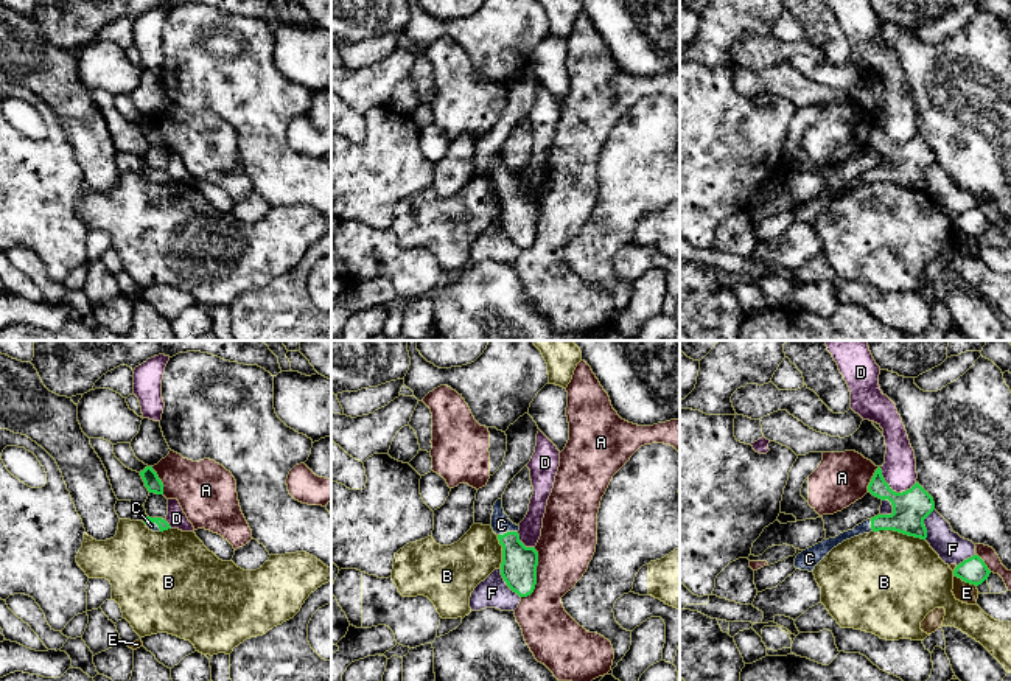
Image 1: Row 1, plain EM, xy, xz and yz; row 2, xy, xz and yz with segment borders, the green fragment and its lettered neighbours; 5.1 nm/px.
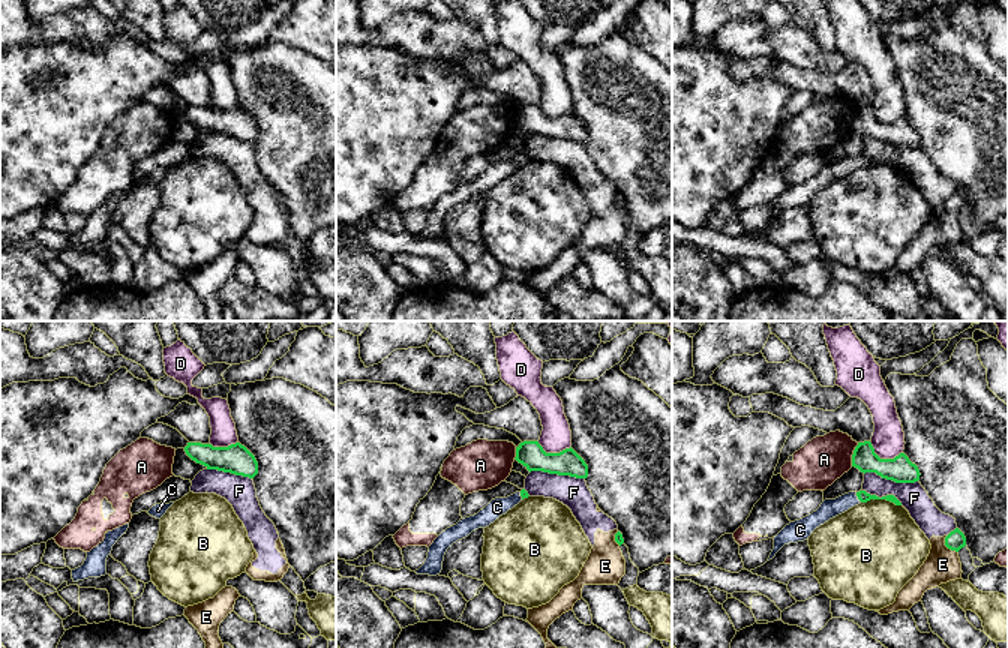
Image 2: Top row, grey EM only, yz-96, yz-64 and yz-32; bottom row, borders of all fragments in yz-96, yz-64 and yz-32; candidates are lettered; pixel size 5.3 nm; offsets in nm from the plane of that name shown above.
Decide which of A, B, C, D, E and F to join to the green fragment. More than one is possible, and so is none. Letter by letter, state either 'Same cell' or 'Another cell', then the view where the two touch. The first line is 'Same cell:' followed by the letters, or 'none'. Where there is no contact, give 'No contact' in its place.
Same cell: C
A: Another cell. Touches green in xz
B: Another cell. Touches green in yz
C: Same cell. Touches green in xz
D: Another cell. Touches green in yz
E: Another cell. Touches green in yz
F: Another cell. Touches green in xz

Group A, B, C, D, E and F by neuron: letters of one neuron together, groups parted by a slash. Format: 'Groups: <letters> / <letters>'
Groups: A / B / C / D / E F

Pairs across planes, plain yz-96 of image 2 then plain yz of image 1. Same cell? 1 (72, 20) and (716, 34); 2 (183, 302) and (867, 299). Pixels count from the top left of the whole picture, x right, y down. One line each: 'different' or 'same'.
1: different
2: different

